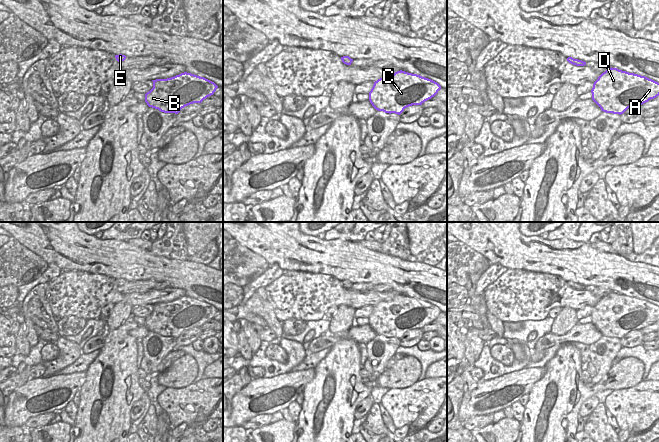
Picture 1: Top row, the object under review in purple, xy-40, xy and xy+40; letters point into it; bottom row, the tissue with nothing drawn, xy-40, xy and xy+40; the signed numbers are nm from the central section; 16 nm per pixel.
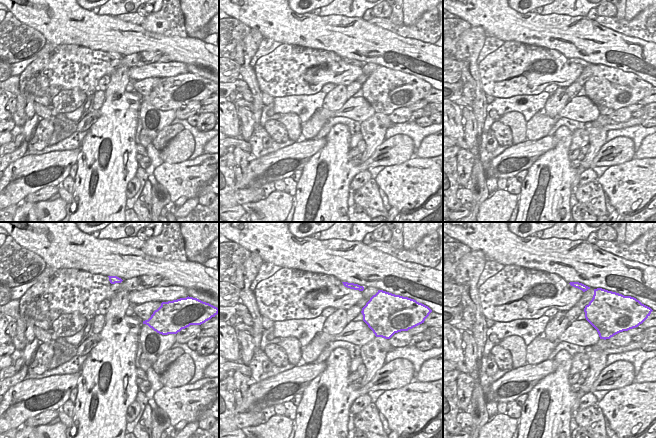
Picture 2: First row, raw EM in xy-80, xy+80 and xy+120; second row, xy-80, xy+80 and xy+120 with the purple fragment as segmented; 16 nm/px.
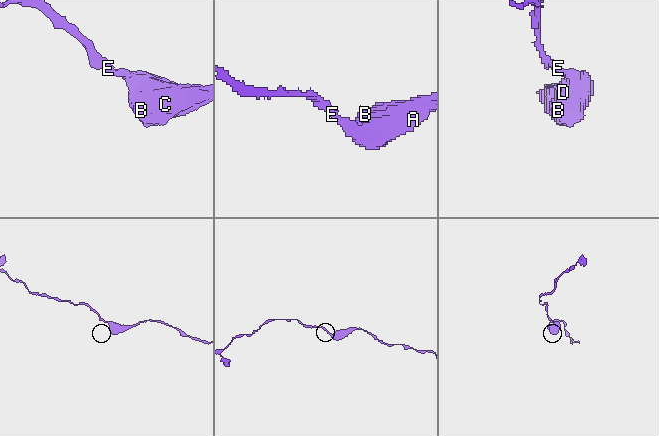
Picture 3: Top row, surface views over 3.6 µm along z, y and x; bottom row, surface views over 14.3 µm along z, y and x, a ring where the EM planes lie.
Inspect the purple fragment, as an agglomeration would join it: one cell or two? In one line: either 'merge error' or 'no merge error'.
no merge error

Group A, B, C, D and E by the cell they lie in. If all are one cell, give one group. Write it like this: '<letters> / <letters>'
A B C D E

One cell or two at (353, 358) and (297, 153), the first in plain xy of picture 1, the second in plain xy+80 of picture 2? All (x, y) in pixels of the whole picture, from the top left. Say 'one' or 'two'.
two

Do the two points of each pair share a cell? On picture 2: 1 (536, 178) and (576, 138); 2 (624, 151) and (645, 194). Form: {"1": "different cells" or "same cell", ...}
{"1": "different cells", "2": "different cells"}

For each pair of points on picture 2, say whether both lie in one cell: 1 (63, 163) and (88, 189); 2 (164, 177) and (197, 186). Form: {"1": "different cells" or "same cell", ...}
{"1": "different cells", "2": "same cell"}

